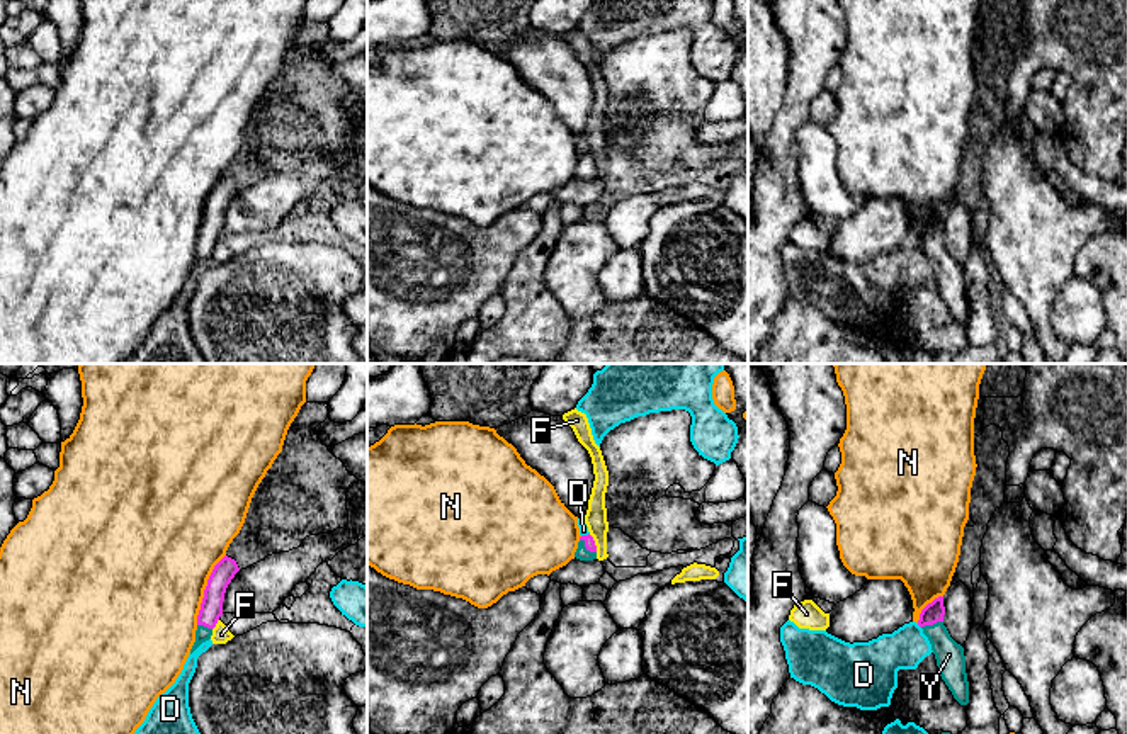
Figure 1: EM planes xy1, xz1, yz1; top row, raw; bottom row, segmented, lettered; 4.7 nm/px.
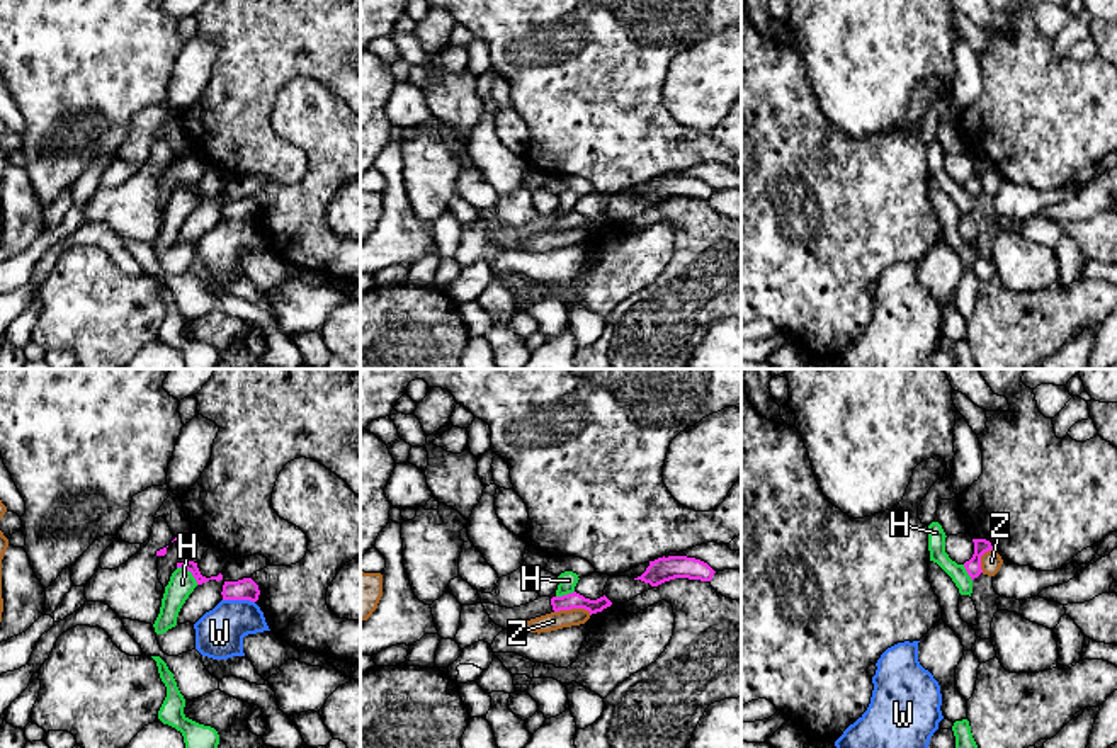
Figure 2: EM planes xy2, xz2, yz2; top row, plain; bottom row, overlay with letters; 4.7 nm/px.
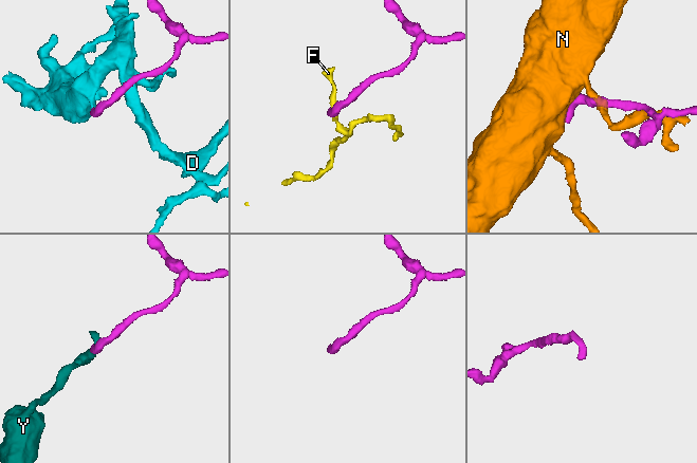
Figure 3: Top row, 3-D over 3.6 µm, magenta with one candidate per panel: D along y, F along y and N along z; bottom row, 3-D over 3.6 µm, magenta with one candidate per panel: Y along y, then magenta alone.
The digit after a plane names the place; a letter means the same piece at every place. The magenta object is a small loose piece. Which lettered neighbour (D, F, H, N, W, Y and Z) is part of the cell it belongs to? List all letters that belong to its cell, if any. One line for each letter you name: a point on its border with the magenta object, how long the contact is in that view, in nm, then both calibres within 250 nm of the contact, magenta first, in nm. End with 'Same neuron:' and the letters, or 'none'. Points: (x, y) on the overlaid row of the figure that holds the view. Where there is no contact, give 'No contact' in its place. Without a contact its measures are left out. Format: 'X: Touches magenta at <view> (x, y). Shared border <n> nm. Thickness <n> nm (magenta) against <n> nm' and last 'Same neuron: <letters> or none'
Y: Touches magenta at xz1 (587, 547). Shared border 100 nm. Thickness 50 nm (magenta) against 60 nm
Same neuron: Y

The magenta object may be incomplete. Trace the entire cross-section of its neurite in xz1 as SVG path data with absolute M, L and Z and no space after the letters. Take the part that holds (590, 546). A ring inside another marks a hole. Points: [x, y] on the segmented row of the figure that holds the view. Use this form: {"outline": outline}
{"outline": "M590 534L580 537L575 557L580 559L580 561L597 559L597 545L595 545L595 540Z"}

